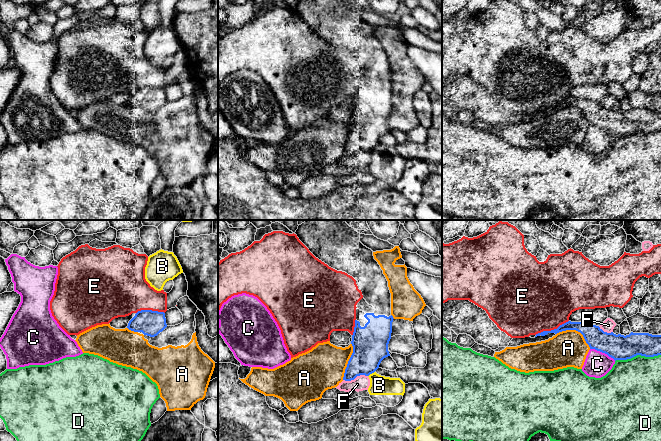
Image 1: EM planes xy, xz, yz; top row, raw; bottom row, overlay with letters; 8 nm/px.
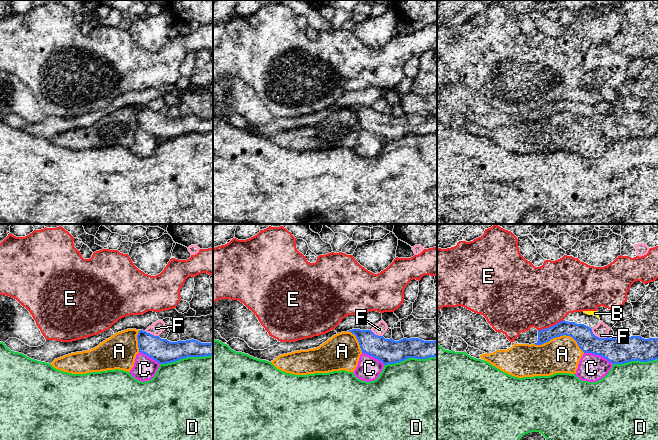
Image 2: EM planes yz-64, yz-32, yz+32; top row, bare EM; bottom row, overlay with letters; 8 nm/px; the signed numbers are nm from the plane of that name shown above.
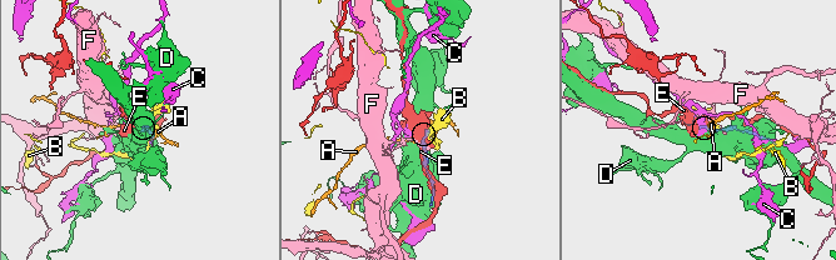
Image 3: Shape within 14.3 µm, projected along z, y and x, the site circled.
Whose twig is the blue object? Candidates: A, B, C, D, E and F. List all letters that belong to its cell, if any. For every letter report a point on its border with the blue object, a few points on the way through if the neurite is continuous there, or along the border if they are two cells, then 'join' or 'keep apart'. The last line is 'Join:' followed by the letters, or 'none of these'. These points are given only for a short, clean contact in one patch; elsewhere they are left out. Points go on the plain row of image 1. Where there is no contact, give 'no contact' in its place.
A: yz (576, 106) | keep apart
B: xz (371, 149) | keep apart
C: yz (603, 128) | keep apart
D: yz (637, 130) | keep apart
E: yz (551, 106) | keep apart
F: xz (355, 153) | keep apart
Join: none of these

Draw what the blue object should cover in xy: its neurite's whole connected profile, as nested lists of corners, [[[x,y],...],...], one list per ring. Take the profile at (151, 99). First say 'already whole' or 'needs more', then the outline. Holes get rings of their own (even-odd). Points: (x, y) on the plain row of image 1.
already whole; [[[141,86],[129,97],[127,104],[155,113],[167,103],[164,88]]]

